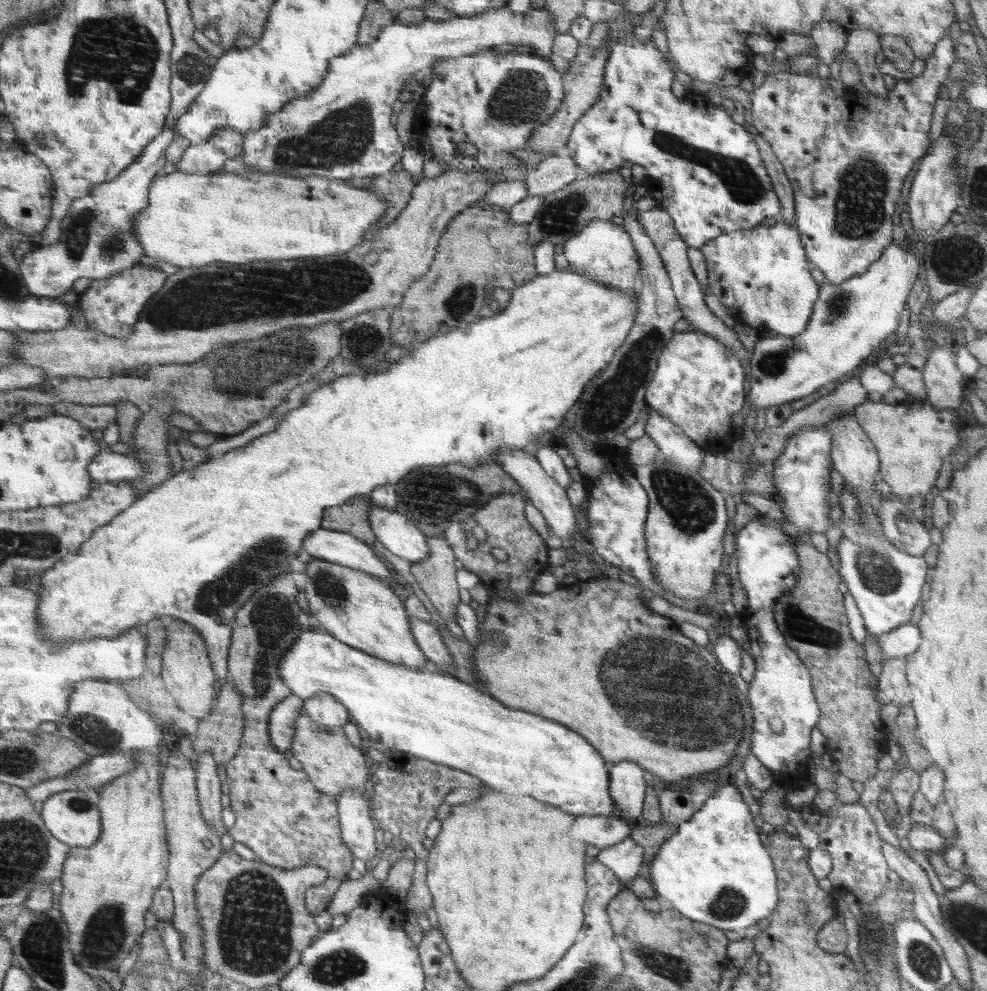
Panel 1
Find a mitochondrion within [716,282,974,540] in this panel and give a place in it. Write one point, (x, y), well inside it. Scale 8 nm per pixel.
(773, 364)

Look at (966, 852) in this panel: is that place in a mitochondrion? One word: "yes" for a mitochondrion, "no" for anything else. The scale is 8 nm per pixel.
no

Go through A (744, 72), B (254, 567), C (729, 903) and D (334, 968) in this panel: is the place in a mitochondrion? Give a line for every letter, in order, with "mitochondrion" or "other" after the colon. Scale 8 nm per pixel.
A: other
B: mitochondrion
C: mitochondrion
D: mitochondrion

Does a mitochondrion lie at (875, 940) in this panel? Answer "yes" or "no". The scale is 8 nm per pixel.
yes

